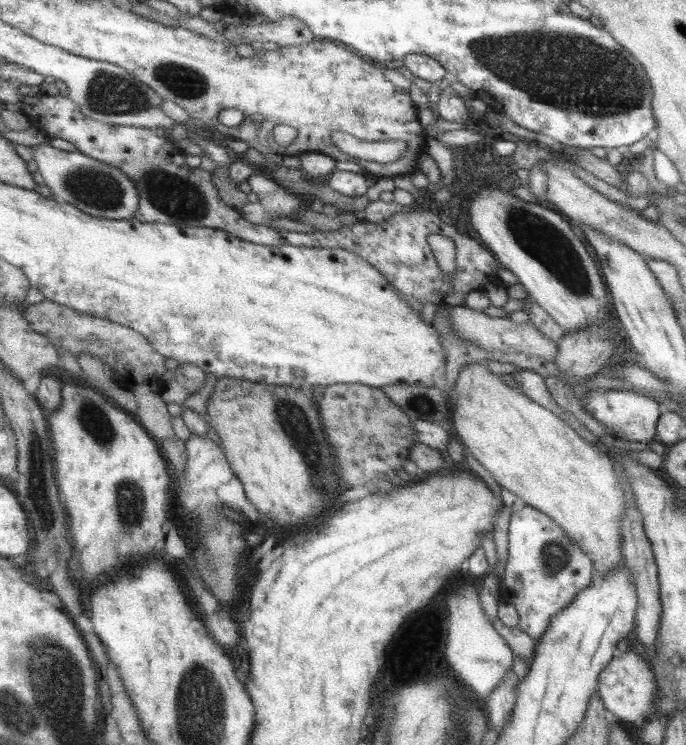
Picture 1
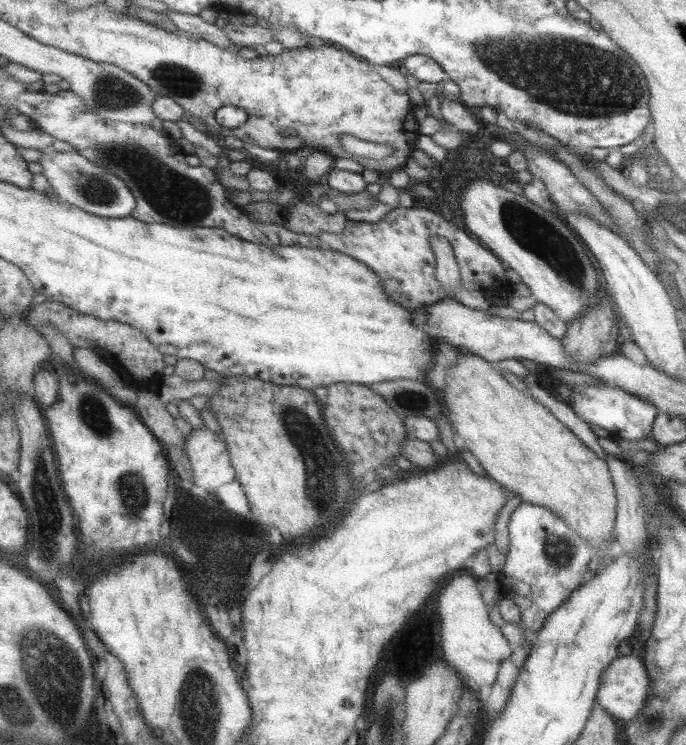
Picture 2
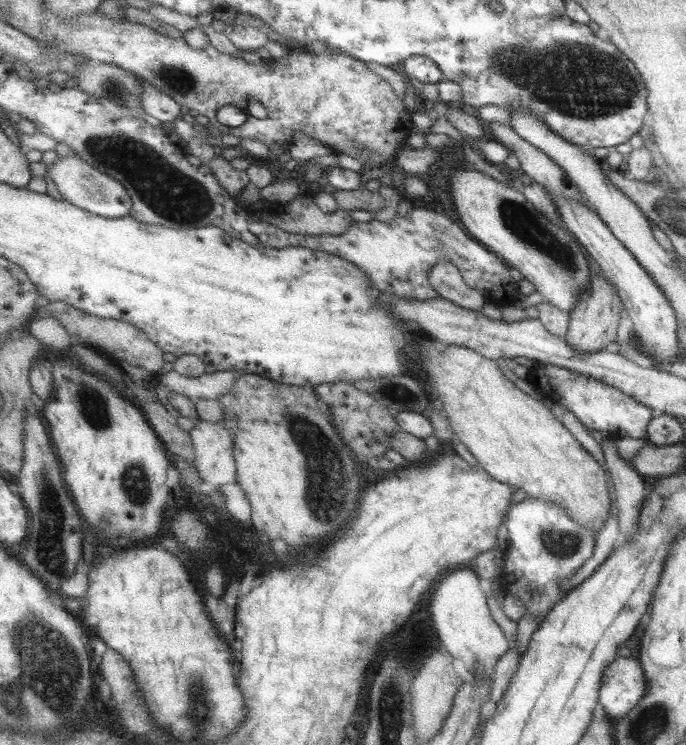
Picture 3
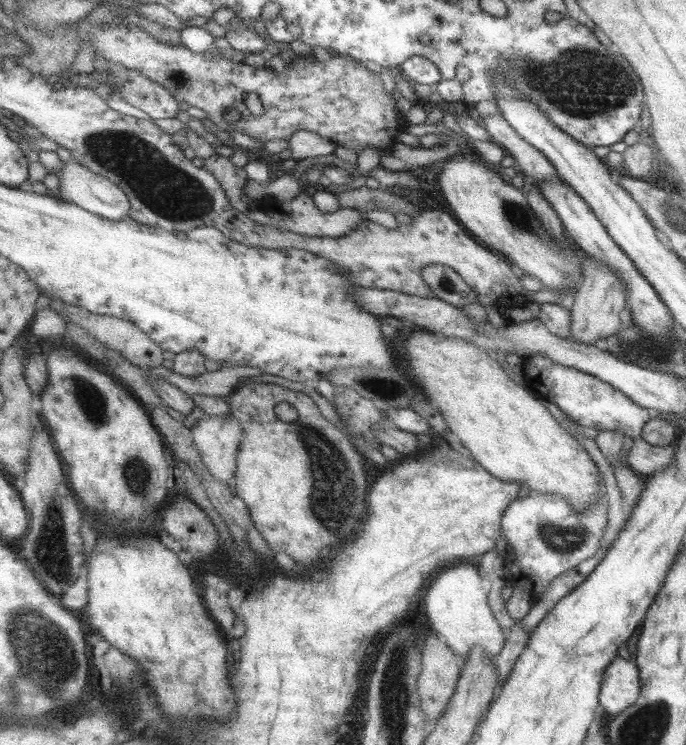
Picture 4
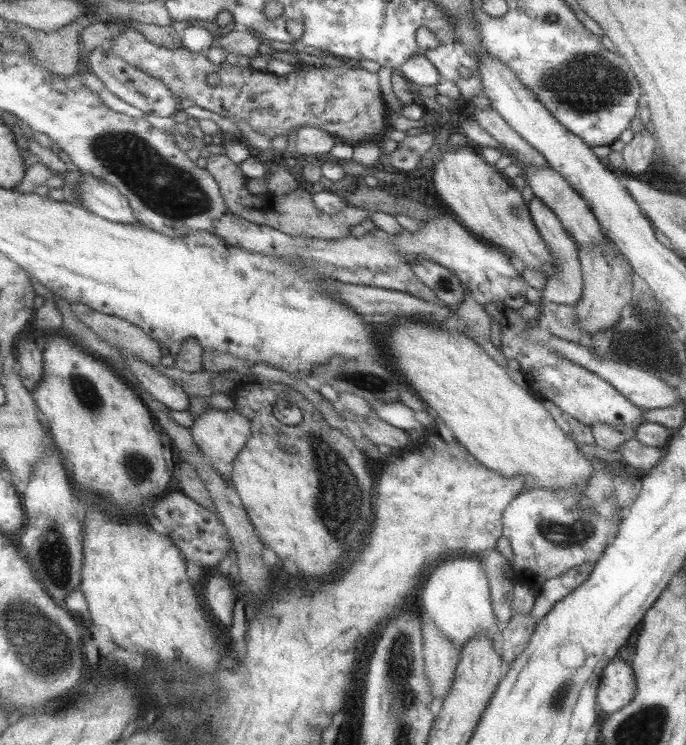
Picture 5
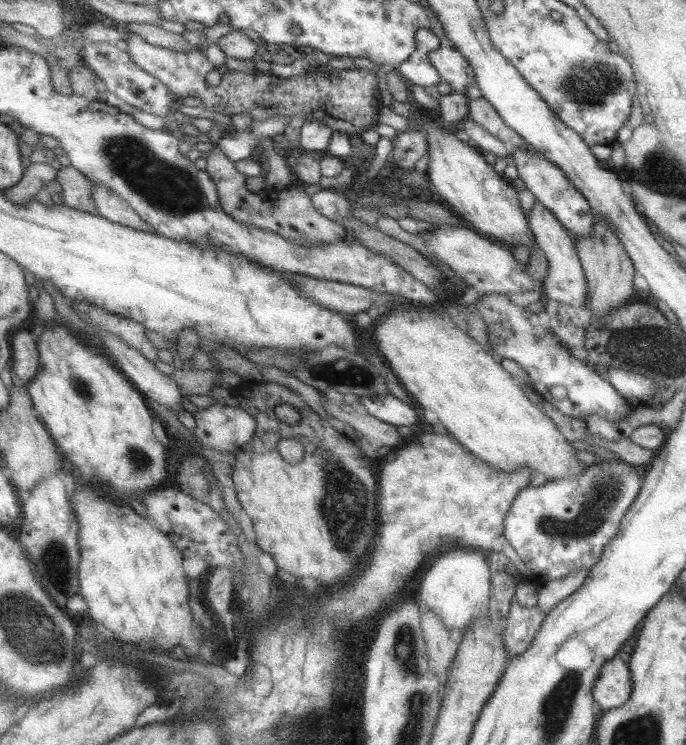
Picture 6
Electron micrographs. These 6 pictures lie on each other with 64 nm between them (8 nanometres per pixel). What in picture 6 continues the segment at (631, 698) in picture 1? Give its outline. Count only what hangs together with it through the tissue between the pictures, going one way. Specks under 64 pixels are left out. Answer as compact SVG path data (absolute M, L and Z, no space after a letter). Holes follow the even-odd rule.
M618 656L605 662L595 680L592 697L603 712L619 708L632 694L631 671L625 659Z

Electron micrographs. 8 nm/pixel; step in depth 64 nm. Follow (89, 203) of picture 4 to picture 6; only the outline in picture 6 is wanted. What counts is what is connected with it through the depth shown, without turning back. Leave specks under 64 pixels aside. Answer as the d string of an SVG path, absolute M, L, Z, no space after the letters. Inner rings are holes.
M94 185L94 201L101 216L108 218L111 222L151 234L159 233L154 226L143 220L126 200L106 186Z

